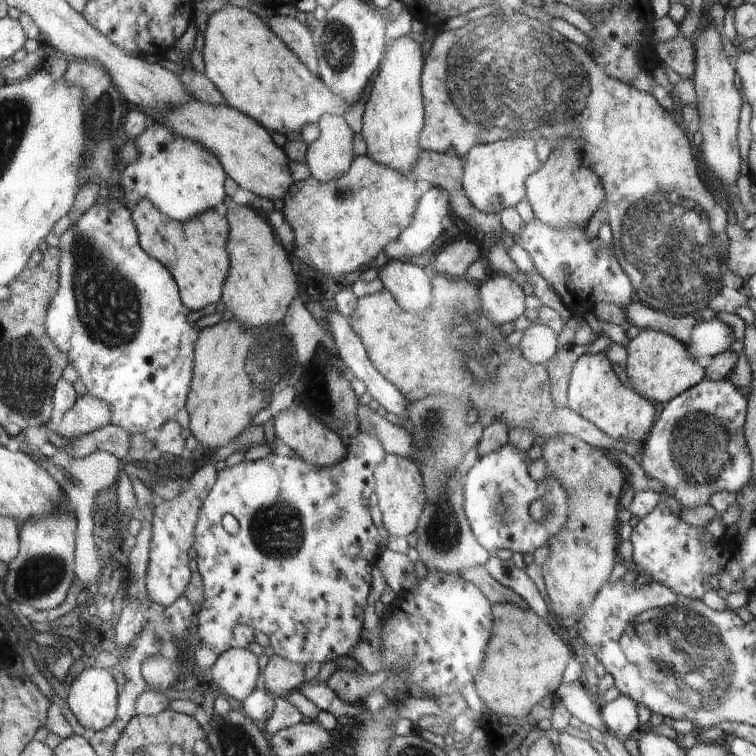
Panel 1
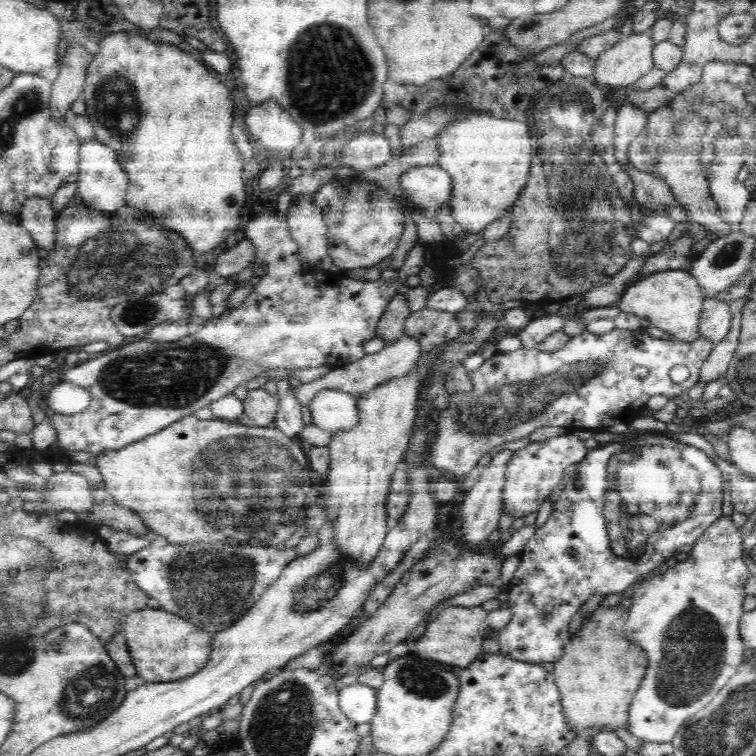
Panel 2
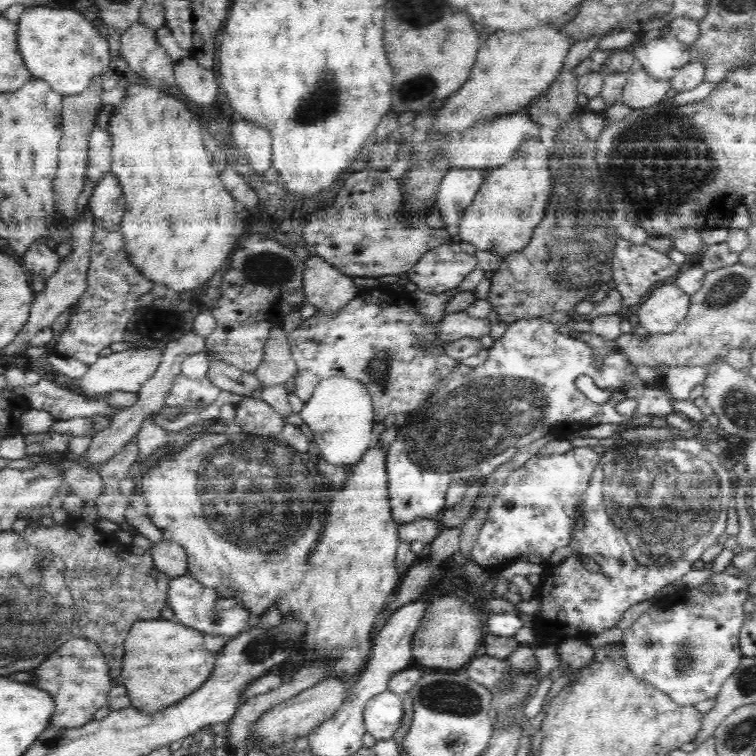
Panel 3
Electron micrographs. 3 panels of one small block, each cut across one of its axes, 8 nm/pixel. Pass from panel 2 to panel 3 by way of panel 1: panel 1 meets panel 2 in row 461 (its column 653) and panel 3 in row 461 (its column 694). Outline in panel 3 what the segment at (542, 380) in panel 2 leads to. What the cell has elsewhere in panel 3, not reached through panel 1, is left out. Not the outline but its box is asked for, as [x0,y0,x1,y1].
[386,316,673,525]

